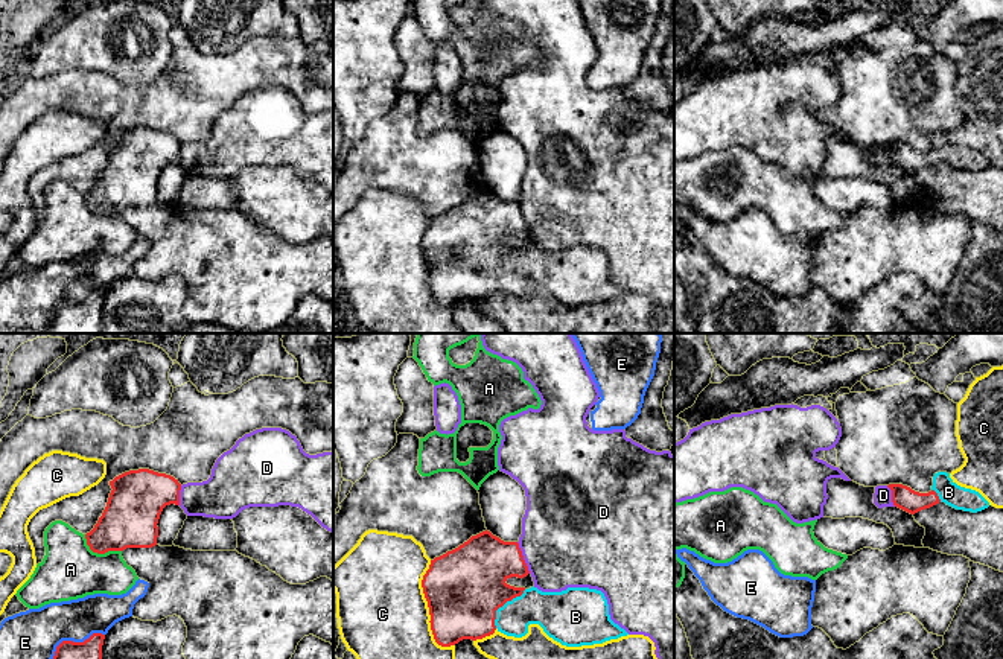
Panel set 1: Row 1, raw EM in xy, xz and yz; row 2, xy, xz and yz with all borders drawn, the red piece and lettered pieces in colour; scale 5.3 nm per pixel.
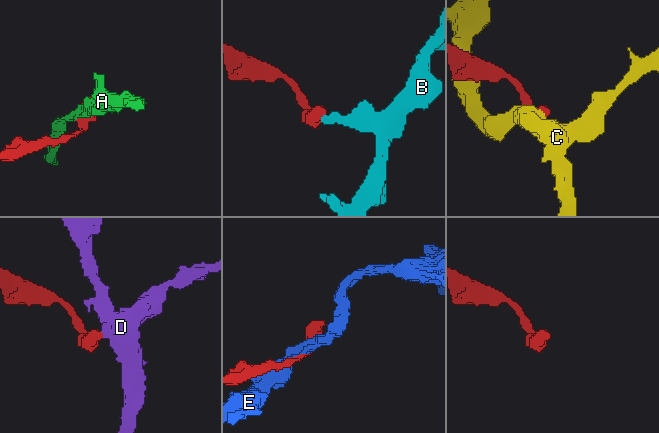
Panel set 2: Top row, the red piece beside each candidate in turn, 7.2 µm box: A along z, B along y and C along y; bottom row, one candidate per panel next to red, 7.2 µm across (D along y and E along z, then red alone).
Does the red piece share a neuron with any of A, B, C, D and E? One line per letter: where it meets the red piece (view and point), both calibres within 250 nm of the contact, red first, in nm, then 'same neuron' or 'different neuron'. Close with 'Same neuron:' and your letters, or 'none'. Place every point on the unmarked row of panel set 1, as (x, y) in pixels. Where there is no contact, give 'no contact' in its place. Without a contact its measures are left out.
A: contact xy (99, 212); calibres 300 and 300 nm; different neuron
B: contact xz (503, 264); calibres 420 and 190 nm; same neuron
C: contact xz (428, 265); calibres 420 and 480 nm; different neuron
D: contact xz (522, 216); calibres 320 and 480 nm; different neuron
E: contact xy (67, 300); calibres 280 and 300 nm; different neuron
Same neuron: B

